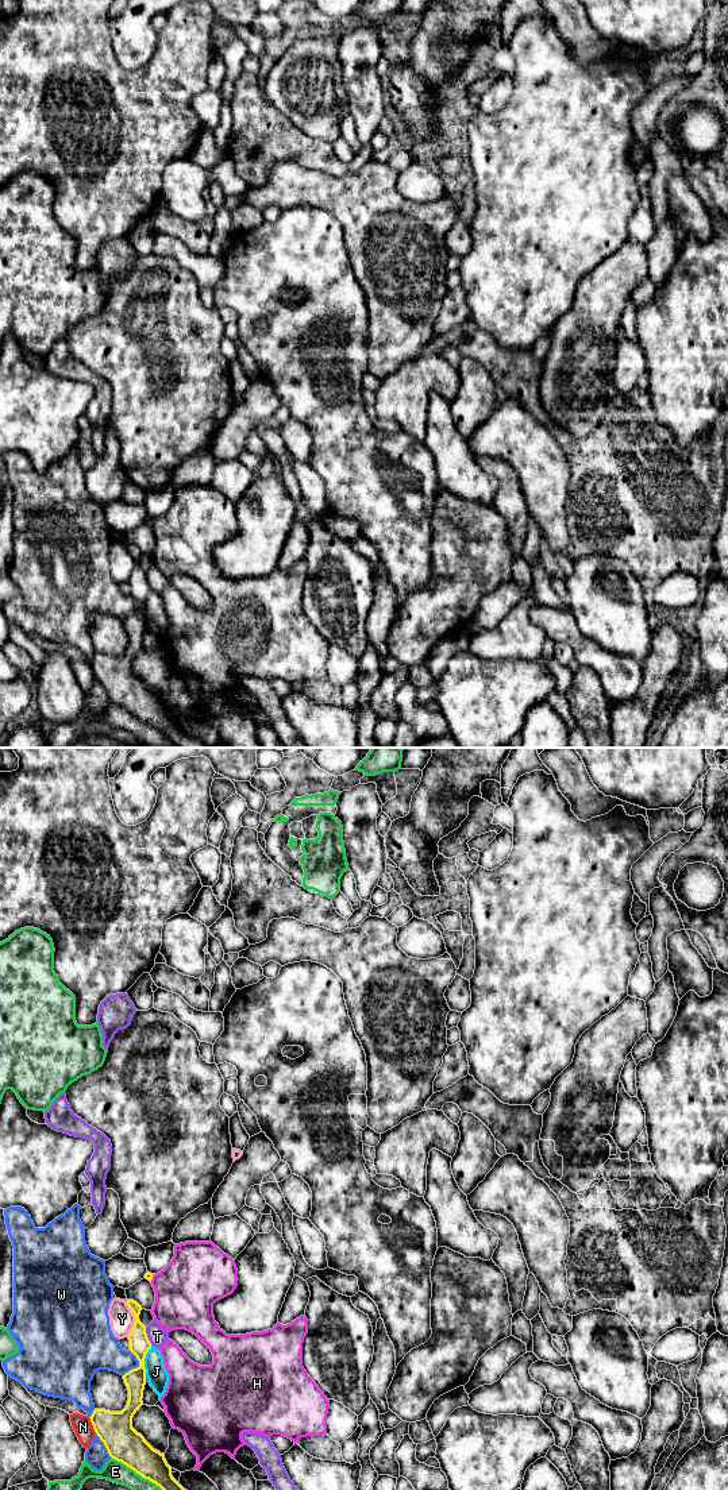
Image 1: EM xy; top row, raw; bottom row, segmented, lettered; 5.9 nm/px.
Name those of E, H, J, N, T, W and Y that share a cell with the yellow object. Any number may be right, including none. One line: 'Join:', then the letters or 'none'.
Join: none

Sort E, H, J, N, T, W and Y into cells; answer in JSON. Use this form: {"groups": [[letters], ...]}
{"groups": [["E"], ["H"], ["J", "W"], ["N"], ["T"], ["Y"]]}

